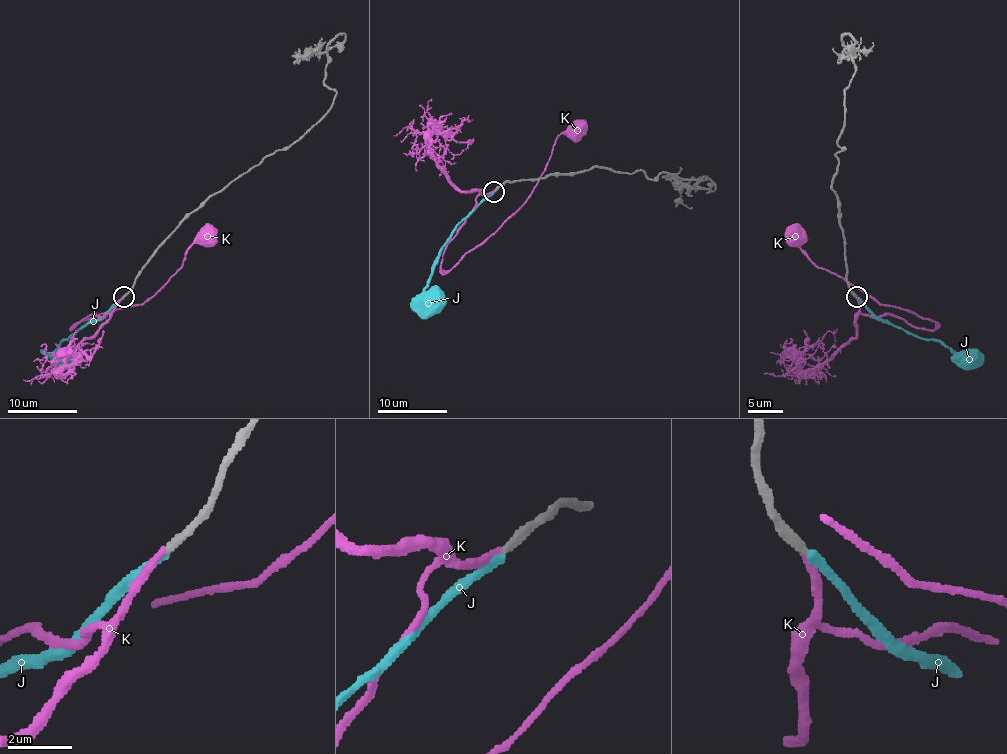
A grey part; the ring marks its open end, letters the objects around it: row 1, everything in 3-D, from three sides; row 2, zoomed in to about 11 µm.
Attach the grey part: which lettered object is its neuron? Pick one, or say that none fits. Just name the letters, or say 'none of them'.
K

